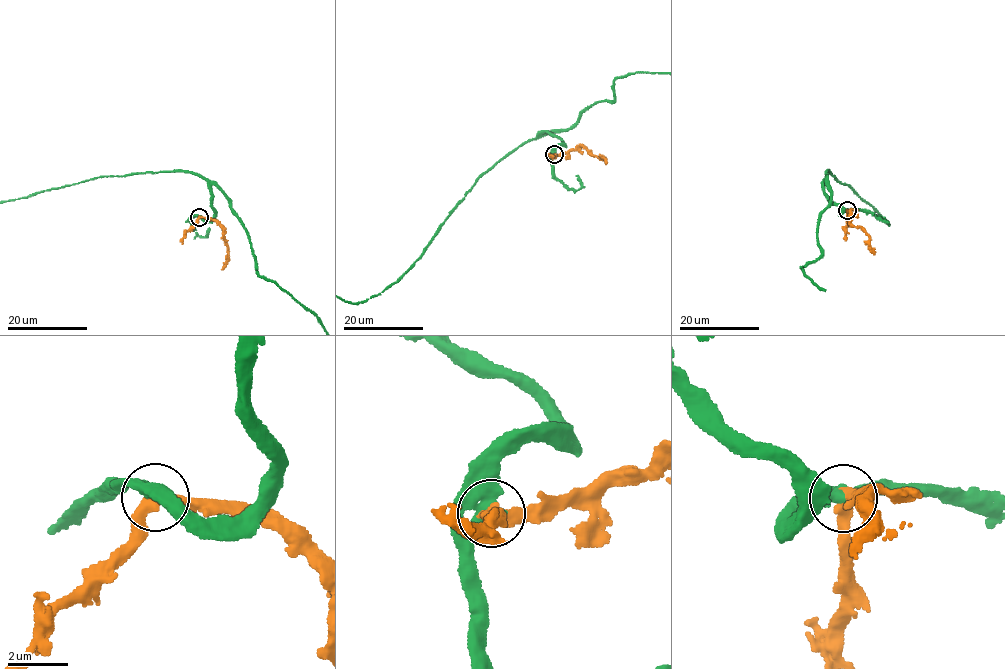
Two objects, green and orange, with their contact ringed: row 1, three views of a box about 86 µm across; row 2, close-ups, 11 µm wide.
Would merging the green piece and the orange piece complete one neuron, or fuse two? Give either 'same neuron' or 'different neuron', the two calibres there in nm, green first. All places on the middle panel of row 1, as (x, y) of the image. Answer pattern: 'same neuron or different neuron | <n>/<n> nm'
same neuron | 550/420 nm

